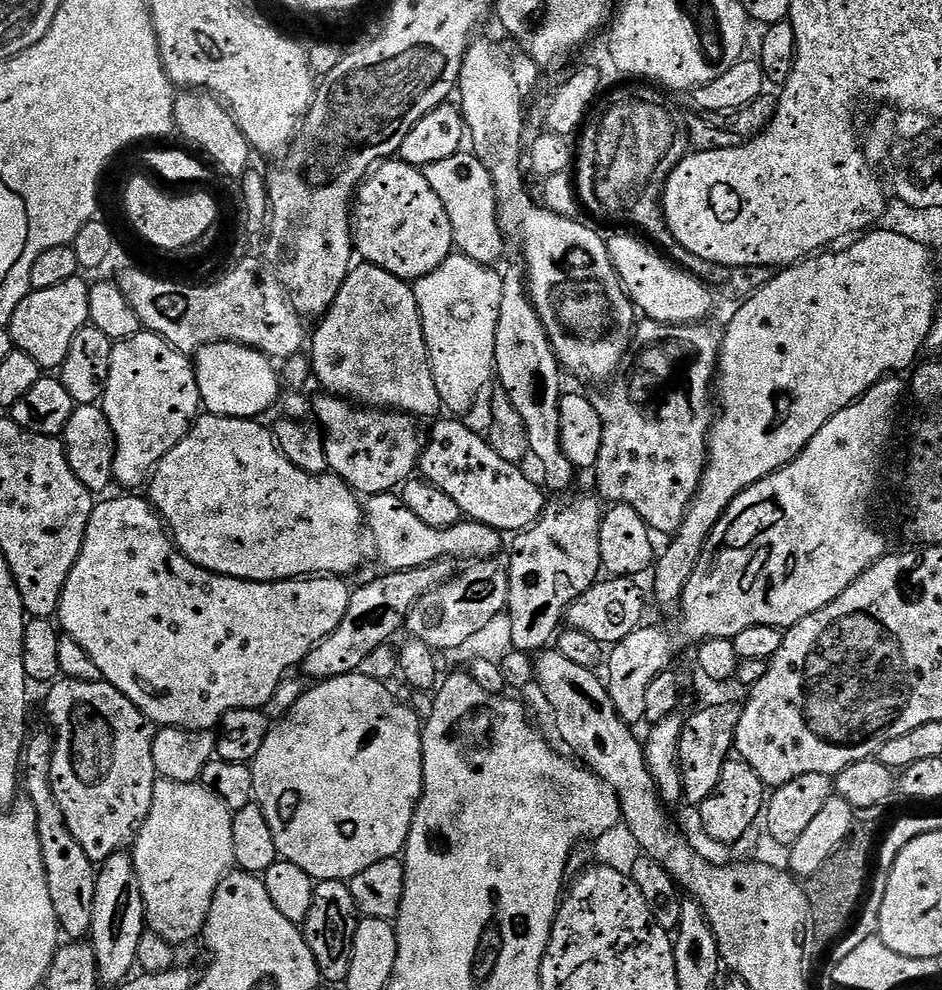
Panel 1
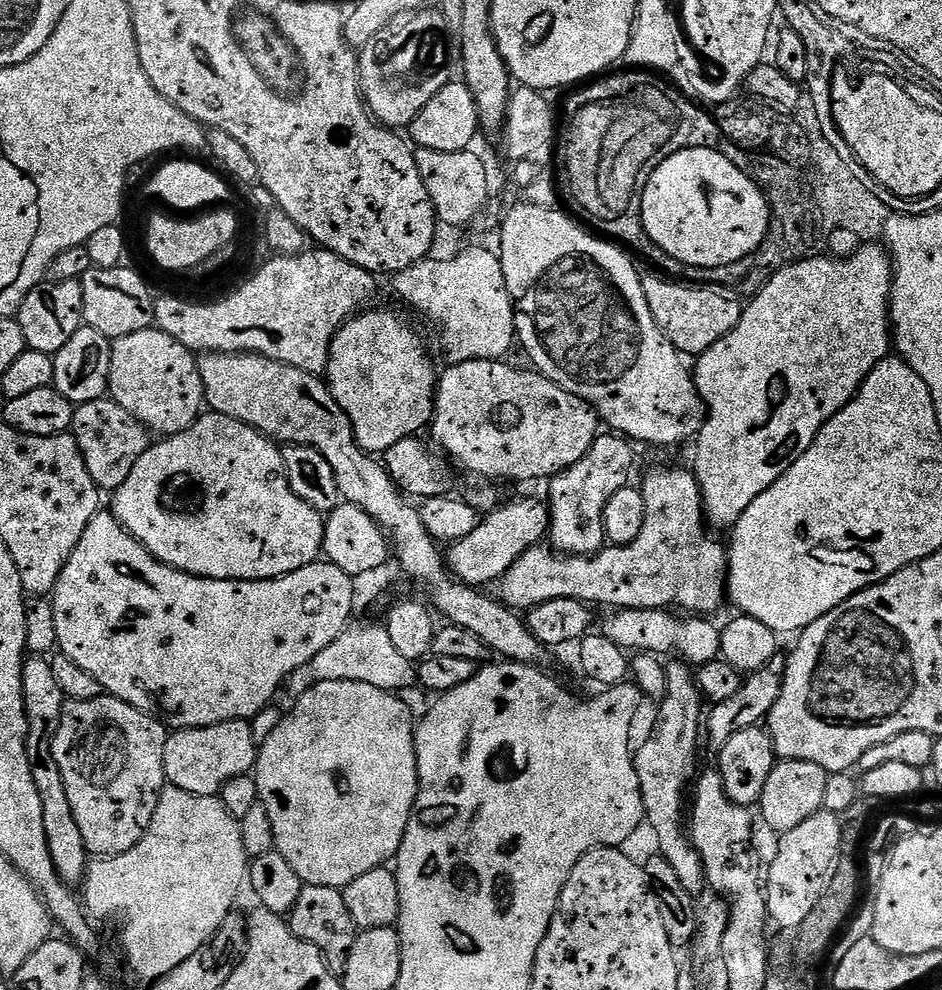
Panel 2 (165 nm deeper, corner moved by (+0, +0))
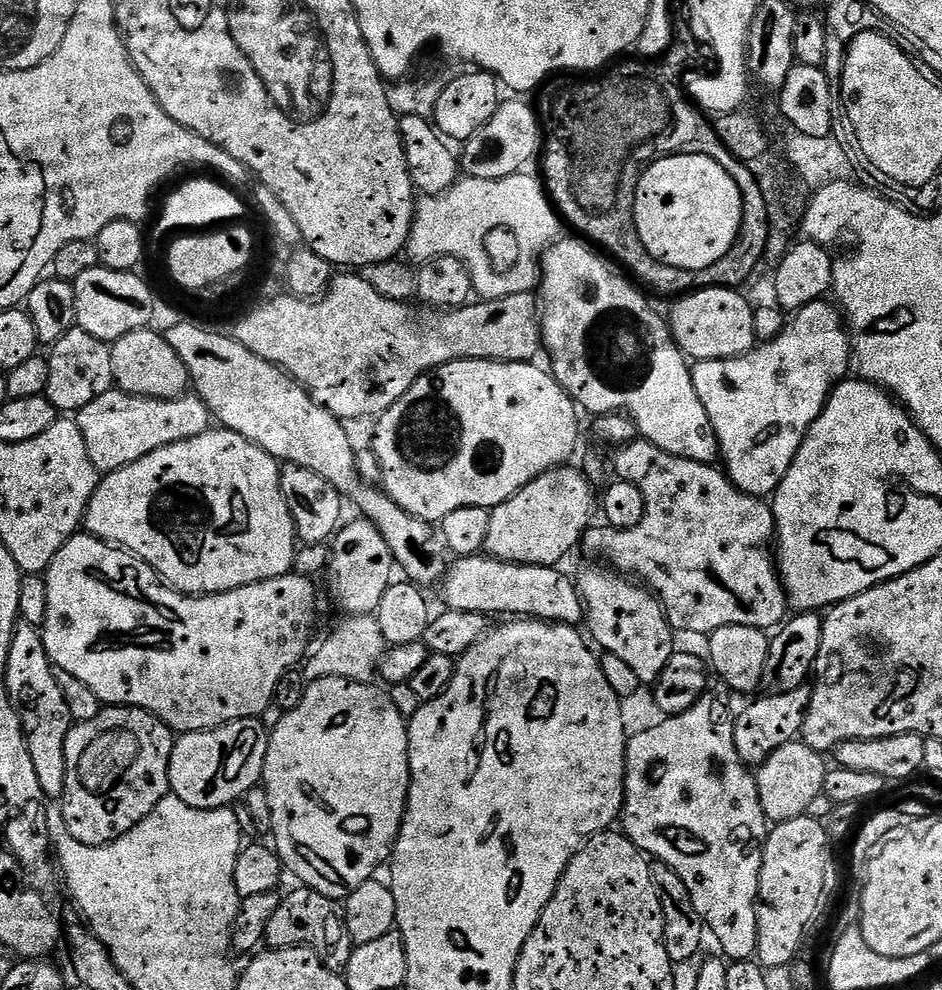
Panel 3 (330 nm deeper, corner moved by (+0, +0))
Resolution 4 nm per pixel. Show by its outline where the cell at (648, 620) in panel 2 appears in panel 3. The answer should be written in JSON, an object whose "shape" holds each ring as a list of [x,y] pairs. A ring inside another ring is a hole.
{"shape":[[[487,554],[457,557],[452,563],[440,583],[444,606],[449,611],[482,613],[487,616],[506,614],[573,626],[581,625],[585,619],[584,605],[575,581],[572,576],[560,571],[562,569],[559,567],[507,563]]]}

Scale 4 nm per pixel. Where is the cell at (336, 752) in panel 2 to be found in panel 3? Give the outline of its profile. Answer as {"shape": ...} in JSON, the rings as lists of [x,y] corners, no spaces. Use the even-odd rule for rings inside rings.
{"shape":[[[324,677],[307,685],[300,696],[300,701],[277,722],[271,729],[266,750],[266,762],[262,786],[270,798],[270,814],[272,815],[271,839],[274,838],[276,853],[289,873],[297,876],[299,883],[312,888],[318,894],[326,894],[331,900],[345,901],[358,886],[377,875],[380,867],[389,863],[400,827],[404,821],[404,811],[408,805],[408,787],[412,784],[410,762],[408,761],[408,720],[396,709],[396,704],[384,692],[375,688],[375,683],[361,683],[359,680],[347,680],[342,677]]]}

